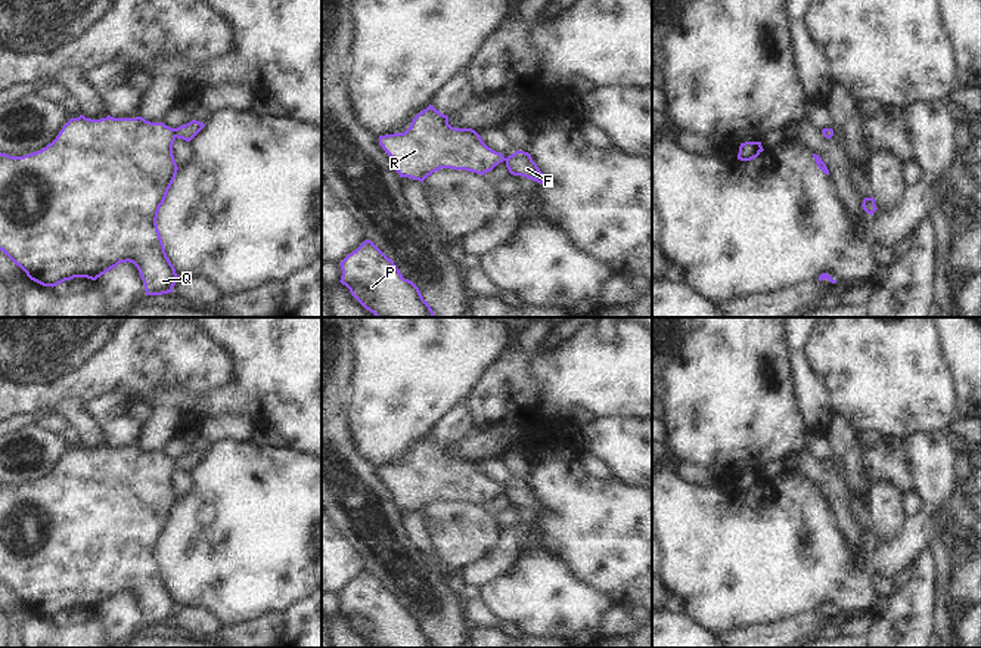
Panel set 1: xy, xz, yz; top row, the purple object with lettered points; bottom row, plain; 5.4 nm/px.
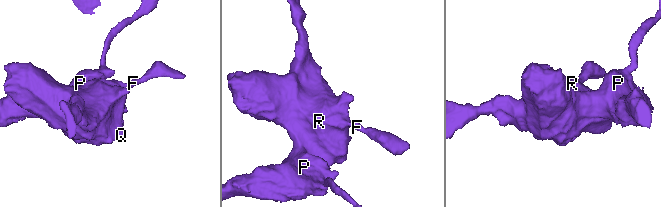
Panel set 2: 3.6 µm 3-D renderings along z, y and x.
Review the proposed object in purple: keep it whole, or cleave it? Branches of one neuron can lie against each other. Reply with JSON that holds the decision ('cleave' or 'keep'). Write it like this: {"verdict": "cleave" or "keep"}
{"verdict": "keep"}

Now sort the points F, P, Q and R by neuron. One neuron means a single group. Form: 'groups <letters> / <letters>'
groups F P Q R

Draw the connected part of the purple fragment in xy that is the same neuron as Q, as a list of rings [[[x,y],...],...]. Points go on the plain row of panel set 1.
[[[80,446],[71,449],[41,481],[24,487],[0,483],[0,582],[43,617],[53,618],[74,608],[96,611],[128,592],[137,598],[146,626],[173,623],[178,607],[167,587],[156,549],[178,500],[174,471],[190,472],[204,458],[196,450],[171,459],[142,447],[91,450]]]

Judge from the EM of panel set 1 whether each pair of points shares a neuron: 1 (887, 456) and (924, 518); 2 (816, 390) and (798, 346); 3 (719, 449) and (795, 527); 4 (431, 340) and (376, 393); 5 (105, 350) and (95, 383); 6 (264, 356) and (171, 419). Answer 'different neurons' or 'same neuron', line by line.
1: different neurons
2: same neuron
3: different neurons
4: same neuron
5: same neuron
6: same neuron

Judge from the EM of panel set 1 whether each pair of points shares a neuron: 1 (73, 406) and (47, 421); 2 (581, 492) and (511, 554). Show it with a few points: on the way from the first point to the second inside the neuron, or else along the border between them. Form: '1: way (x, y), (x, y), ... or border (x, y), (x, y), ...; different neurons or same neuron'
1: border (55, 412), (70, 424); different neurons
2: way (564, 511), (542, 533), (527, 535); same neuron

